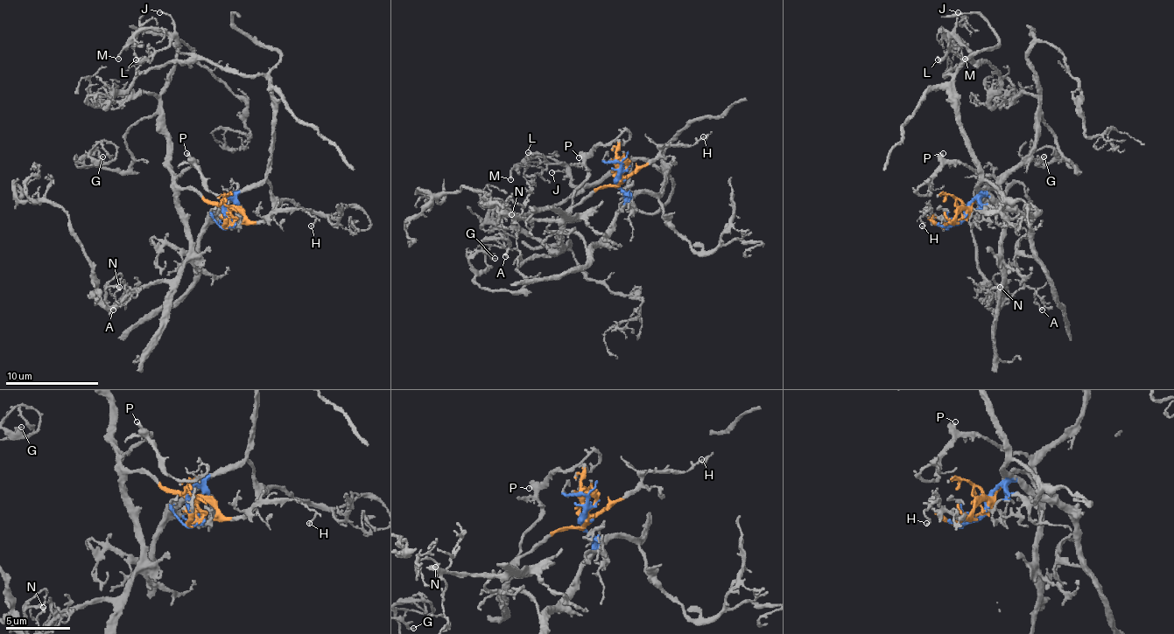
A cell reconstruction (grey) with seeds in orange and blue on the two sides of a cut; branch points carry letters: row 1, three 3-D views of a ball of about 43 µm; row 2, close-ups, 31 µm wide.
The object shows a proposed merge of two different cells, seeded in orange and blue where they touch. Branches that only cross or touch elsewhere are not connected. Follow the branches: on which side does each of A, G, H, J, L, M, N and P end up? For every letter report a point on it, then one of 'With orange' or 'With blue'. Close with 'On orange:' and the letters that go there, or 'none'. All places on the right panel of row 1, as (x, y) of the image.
A: Place: (1042, 310). With orange
G: Place: (1043, 156). With orange
H: Place: (922, 226). With orange
J: Place: (958, 12). With blue
L: Place: (938, 59). With blue
M: Place: (965, 59). With blue
N: Place: (1000, 287). With orange
P: Place: (943, 153). With orange
On orange: A, G, H, N, P

